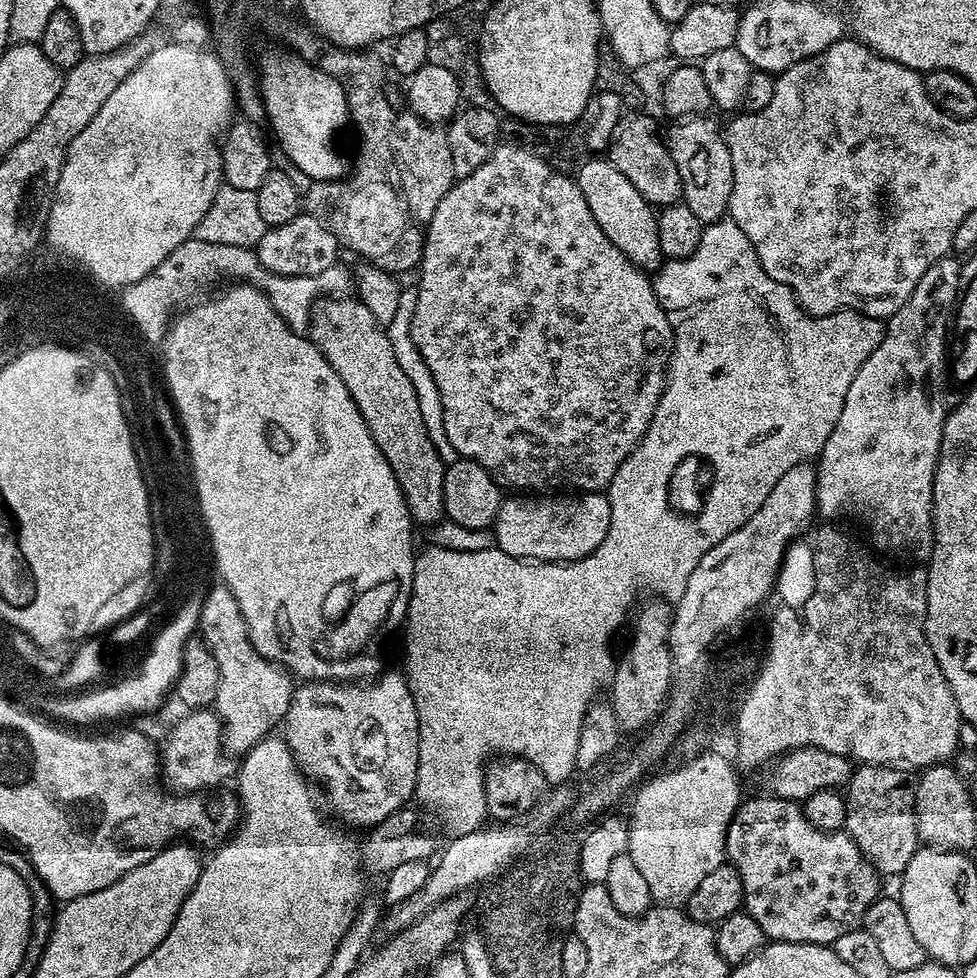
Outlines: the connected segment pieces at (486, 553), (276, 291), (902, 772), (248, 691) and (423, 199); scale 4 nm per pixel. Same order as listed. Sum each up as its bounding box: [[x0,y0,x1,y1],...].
[[402,218,886,837],[123,238,354,342],[843,764,921,877],[198,587,294,758],[392,111,457,222]]

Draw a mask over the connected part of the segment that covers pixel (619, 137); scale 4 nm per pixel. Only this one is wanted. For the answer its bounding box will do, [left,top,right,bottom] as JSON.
[606,115,684,204]

